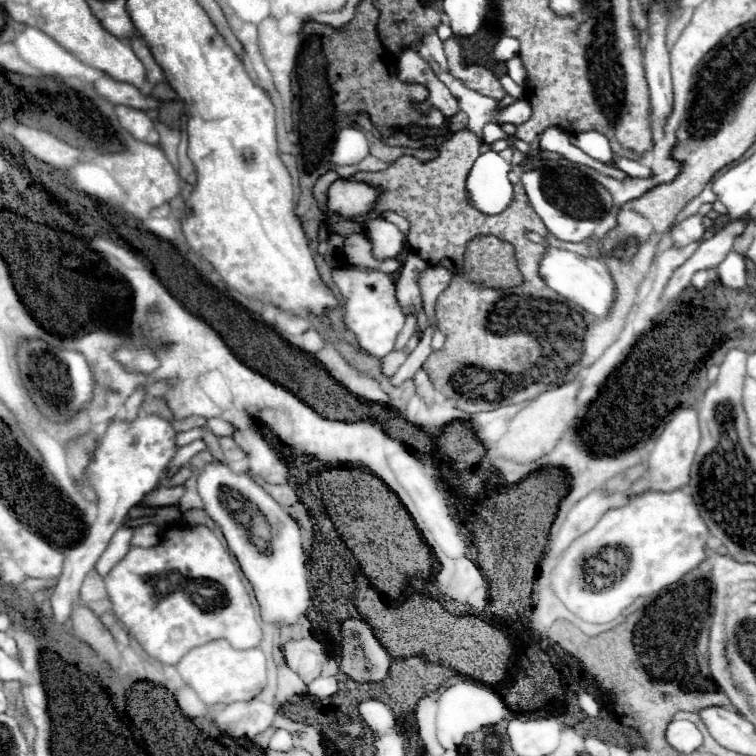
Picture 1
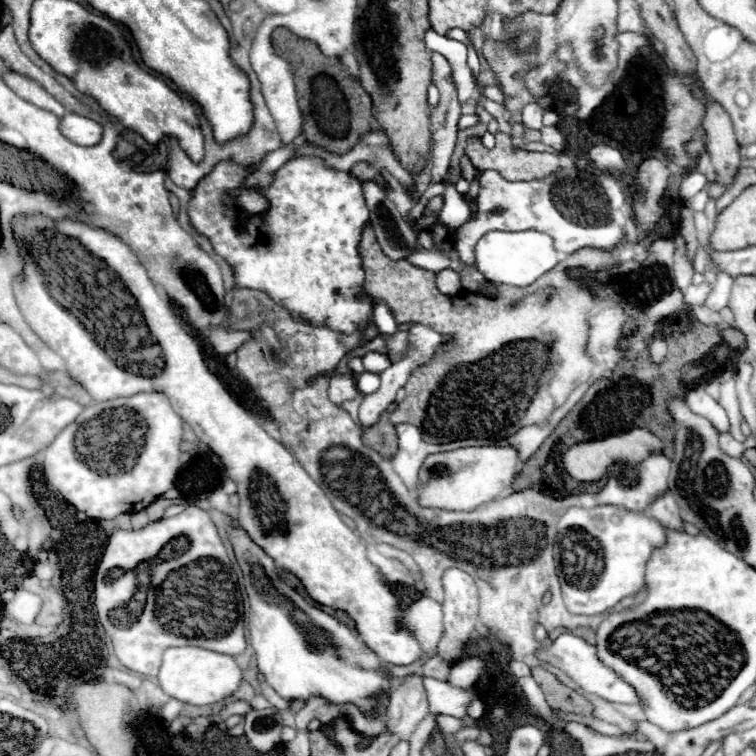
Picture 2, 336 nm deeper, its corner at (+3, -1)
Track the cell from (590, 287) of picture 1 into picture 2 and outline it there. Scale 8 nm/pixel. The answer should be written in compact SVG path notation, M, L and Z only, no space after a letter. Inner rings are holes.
M489 231L475 245L475 265L493 283L527 287L559 263L559 255L551 237L539 231Z

